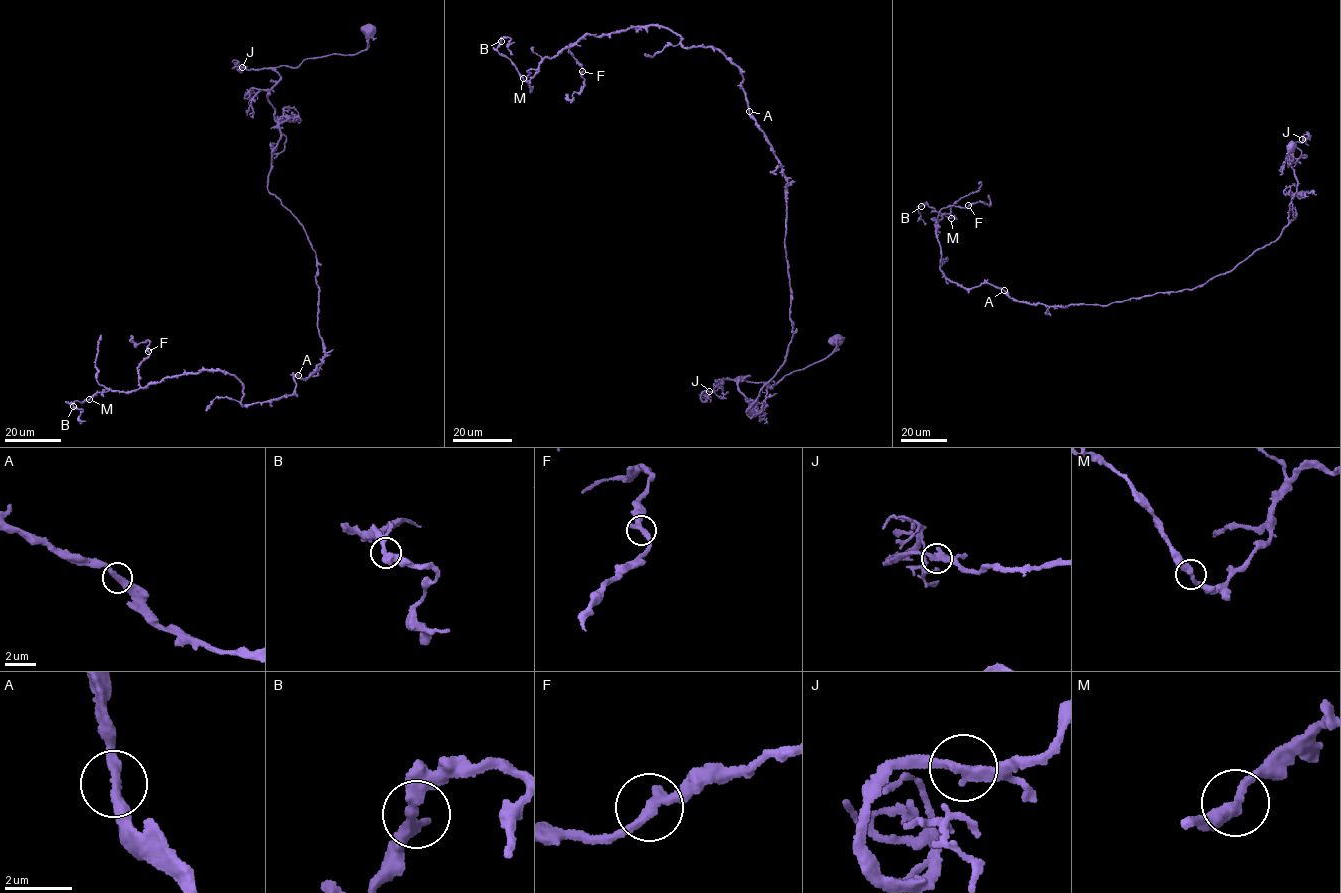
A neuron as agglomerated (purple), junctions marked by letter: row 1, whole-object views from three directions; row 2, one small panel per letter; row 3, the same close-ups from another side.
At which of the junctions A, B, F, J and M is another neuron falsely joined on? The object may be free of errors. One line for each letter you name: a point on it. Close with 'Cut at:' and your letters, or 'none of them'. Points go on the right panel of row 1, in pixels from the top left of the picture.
Cut at: none of them

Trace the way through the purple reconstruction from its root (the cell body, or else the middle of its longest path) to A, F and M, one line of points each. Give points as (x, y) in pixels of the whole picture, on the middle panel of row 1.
A: (838, 340), (773, 386), (741, 377), (756, 401), (746, 413), (785, 361), (793, 324), (787, 178), (749, 112)
F: (838, 340), (741, 377), (746, 413), (793, 324), (787, 178), (740, 69), (653, 25), (583, 34), (582, 71)
M: (838, 340), (773, 386), (741, 377), (746, 413), (792, 338), (787, 178), (721, 52), (639, 26), (522, 78)

